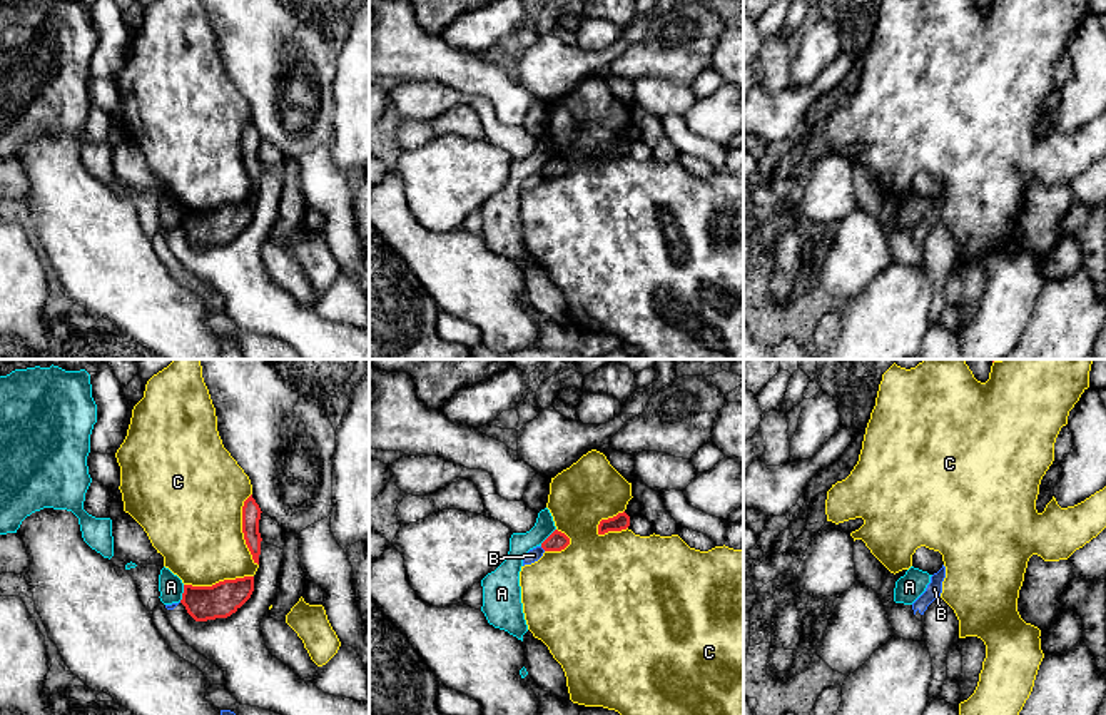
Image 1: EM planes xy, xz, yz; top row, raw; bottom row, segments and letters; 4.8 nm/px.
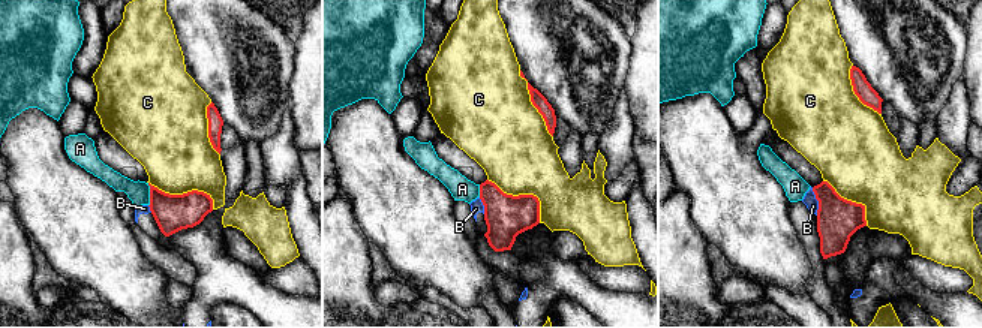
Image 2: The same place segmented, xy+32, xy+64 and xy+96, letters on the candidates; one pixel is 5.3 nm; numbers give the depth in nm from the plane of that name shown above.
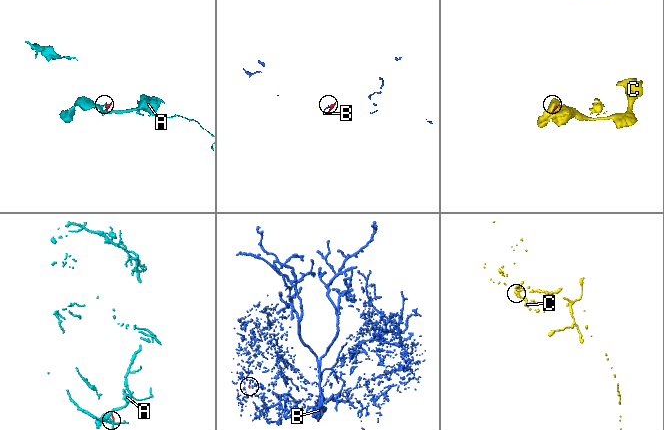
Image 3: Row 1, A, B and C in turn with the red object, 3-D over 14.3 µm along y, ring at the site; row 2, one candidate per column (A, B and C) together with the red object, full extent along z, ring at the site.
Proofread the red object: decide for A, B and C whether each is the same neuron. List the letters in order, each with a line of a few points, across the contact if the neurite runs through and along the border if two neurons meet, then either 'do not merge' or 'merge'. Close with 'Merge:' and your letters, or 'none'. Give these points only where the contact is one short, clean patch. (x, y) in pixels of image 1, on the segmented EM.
A: line xz (555, 528), (540, 545); do not merge
B: line xz (540, 547), (545, 550); do not merge
C: do not merge
Merge: none

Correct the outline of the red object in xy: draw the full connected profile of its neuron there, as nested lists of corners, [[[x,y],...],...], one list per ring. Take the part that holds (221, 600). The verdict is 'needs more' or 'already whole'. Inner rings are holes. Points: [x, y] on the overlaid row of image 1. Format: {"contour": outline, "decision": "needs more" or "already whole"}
{"contour": [[[254,576],[224,580],[212,586],[184,585],[180,603],[195,621],[227,618],[252,595]]], "decision": "already whole"}

